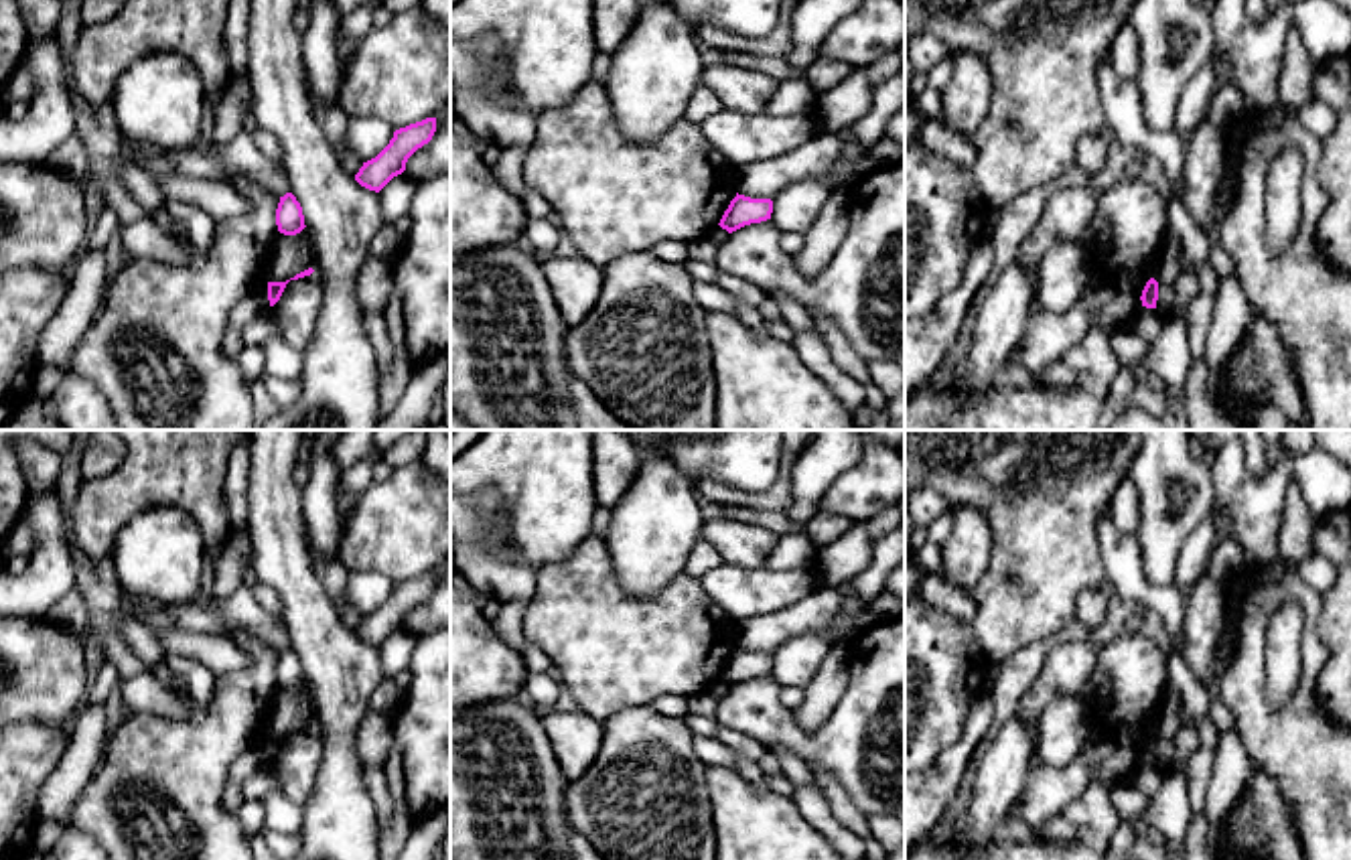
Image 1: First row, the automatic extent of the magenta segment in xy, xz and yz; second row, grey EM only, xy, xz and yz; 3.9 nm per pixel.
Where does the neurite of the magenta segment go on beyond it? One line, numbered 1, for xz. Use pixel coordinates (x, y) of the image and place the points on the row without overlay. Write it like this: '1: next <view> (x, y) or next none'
1: next none

